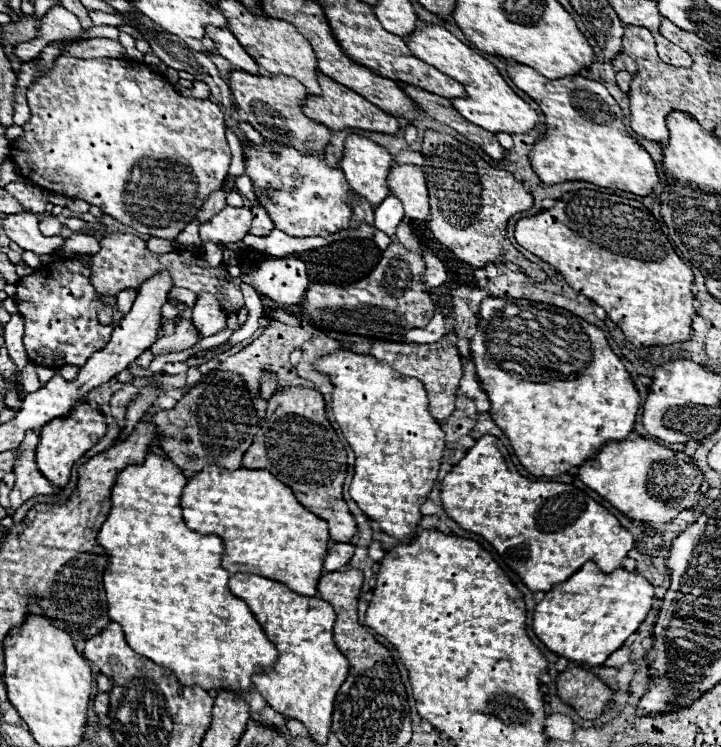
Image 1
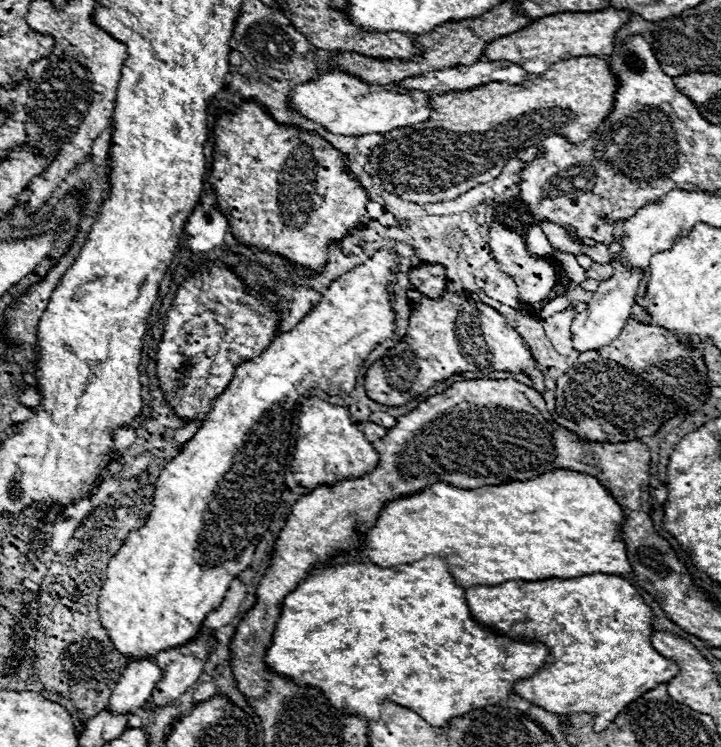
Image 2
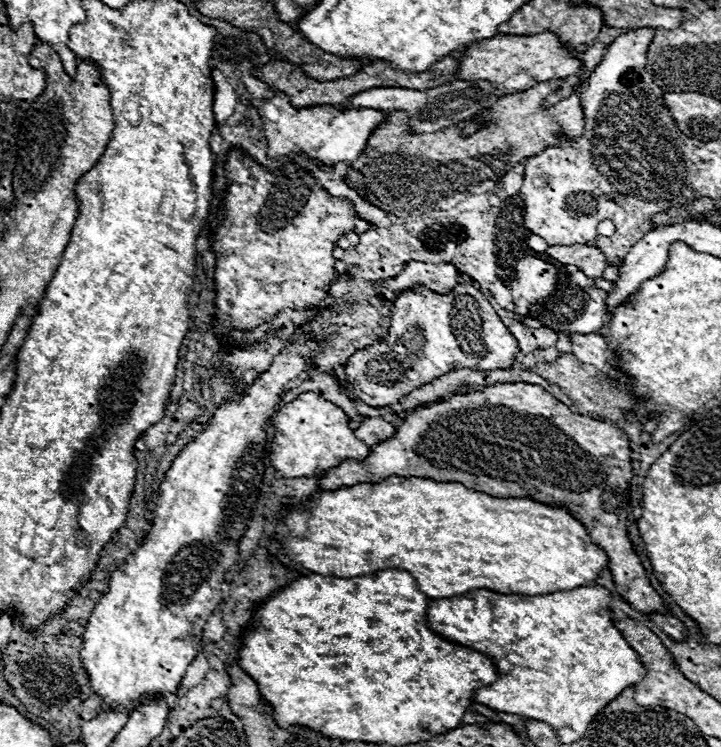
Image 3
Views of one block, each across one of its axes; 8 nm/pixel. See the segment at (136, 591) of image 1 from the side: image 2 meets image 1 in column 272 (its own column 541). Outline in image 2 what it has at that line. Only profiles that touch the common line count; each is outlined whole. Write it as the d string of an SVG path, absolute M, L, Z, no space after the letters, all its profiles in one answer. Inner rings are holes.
M426 556L408 566L378 568L360 562L310 572L310 576L284 598L282 614L264 658L276 674L288 680L294 678L298 686L318 688L326 694L326 700L346 712L346 716L364 716L372 722L376 720L380 704L388 700L414 710L432 726L444 726L450 724L452 718L508 698L512 684L538 672L546 656L546 646L538 642L512 642L478 626L468 614L464 588L454 584L444 560Z

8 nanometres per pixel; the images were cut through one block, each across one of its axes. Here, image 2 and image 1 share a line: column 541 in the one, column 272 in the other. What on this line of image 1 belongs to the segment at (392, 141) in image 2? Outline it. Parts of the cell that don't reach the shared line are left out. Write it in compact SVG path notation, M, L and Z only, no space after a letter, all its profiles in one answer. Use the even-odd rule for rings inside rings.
M242 70L230 72L230 88L234 94L234 102L238 110L244 112L246 120L266 138L278 144L286 144L296 148L298 152L322 152L330 142L330 130L322 124L314 124L314 120L302 114L302 102L306 102L308 92L298 84L298 80L290 76L272 76L272 74L246 74Z

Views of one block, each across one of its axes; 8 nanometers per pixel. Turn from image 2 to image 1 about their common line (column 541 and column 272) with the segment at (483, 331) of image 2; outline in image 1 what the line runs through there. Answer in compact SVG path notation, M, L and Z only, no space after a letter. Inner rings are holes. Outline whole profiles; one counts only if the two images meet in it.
M262 372L262 378L260 378L260 388L258 388L258 396L262 400L268 400L272 396L272 392L276 392L276 376L274 372Z

